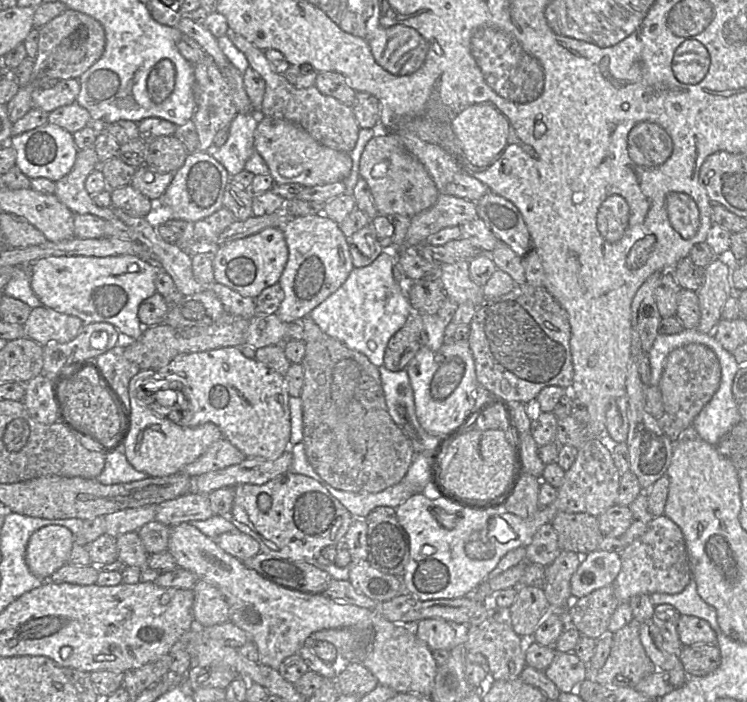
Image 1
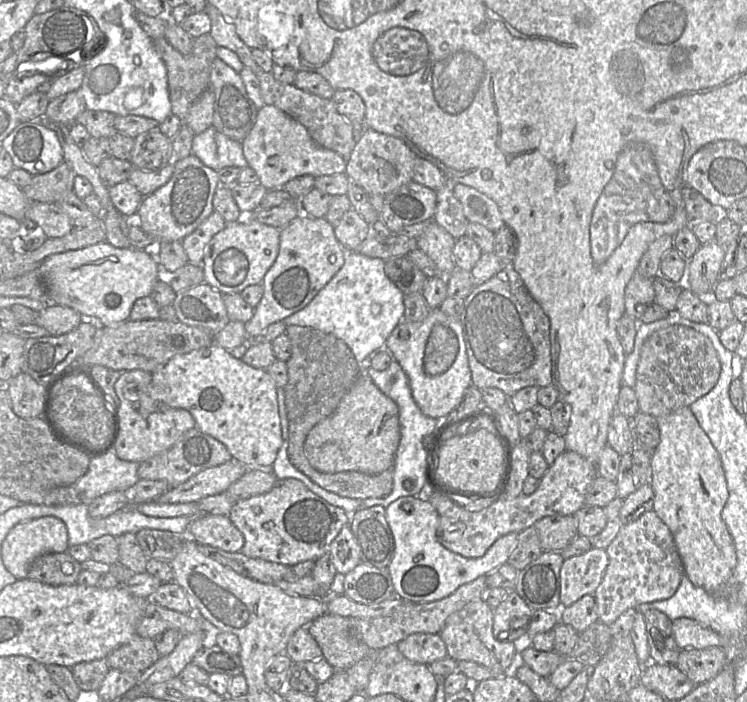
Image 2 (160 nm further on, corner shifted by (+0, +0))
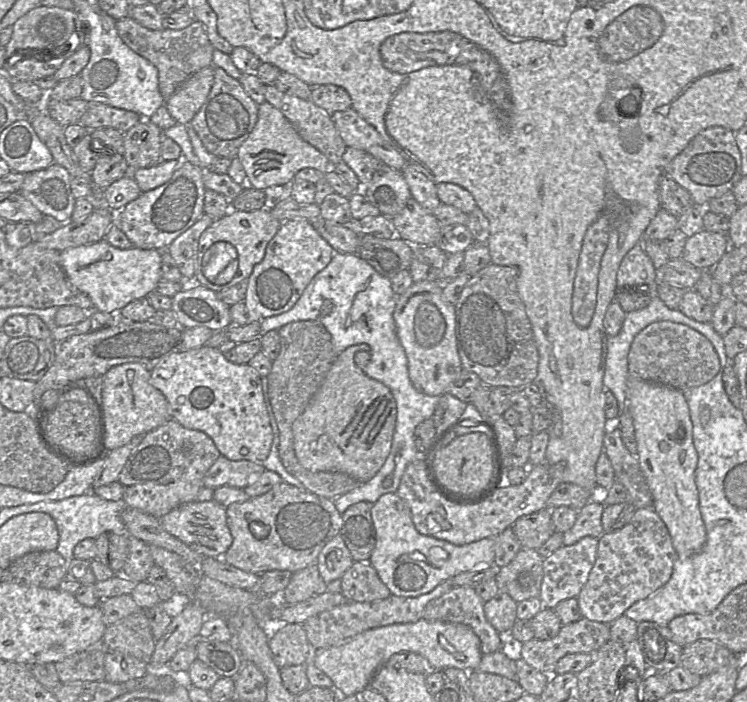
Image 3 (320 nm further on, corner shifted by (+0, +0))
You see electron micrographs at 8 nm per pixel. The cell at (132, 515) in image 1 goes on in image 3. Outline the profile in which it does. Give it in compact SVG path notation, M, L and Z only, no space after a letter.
M222 455L209 468L203 478L203 487L230 486L244 489L265 471L262 463L248 460L233 461Z

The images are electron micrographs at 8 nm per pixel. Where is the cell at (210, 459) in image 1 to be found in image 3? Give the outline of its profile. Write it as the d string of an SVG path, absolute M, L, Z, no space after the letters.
M171 419L146 433L127 459L118 476L124 486L127 507L160 517L181 504L195 500L203 487L203 478L219 458L220 452L205 433L185 428Z

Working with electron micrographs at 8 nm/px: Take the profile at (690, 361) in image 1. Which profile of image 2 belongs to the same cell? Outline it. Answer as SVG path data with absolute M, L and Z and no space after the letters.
M672 325L651 334L643 343L636 370L635 393L639 412L659 417L708 394L717 384L721 362L711 340L683 325Z

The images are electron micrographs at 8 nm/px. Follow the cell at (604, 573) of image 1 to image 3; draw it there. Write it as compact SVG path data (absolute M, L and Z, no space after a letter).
M585 536L575 544L562 546L544 558L539 599L545 608L554 609L561 601L577 598L595 563L598 539Z

